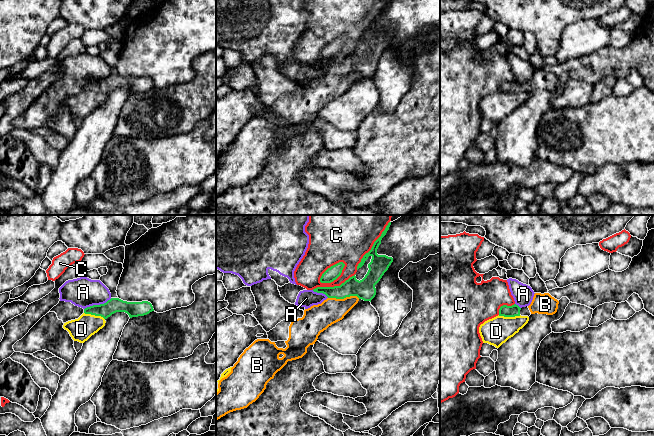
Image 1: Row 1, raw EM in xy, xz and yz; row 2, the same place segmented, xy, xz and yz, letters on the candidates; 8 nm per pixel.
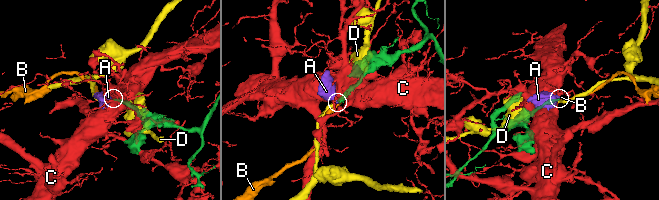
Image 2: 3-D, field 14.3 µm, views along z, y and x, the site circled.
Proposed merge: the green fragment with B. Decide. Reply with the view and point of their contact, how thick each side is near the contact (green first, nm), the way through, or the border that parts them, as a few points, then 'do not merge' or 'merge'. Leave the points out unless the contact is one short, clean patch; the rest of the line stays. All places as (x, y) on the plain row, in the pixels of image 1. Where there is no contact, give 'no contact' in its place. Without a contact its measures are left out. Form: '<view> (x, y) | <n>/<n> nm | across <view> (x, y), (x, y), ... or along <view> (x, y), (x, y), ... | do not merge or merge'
xz (344, 73) | 160/200 nm | across xz (364, 65), (353, 65), (344, 73), (329, 88), (320, 93) | merge

